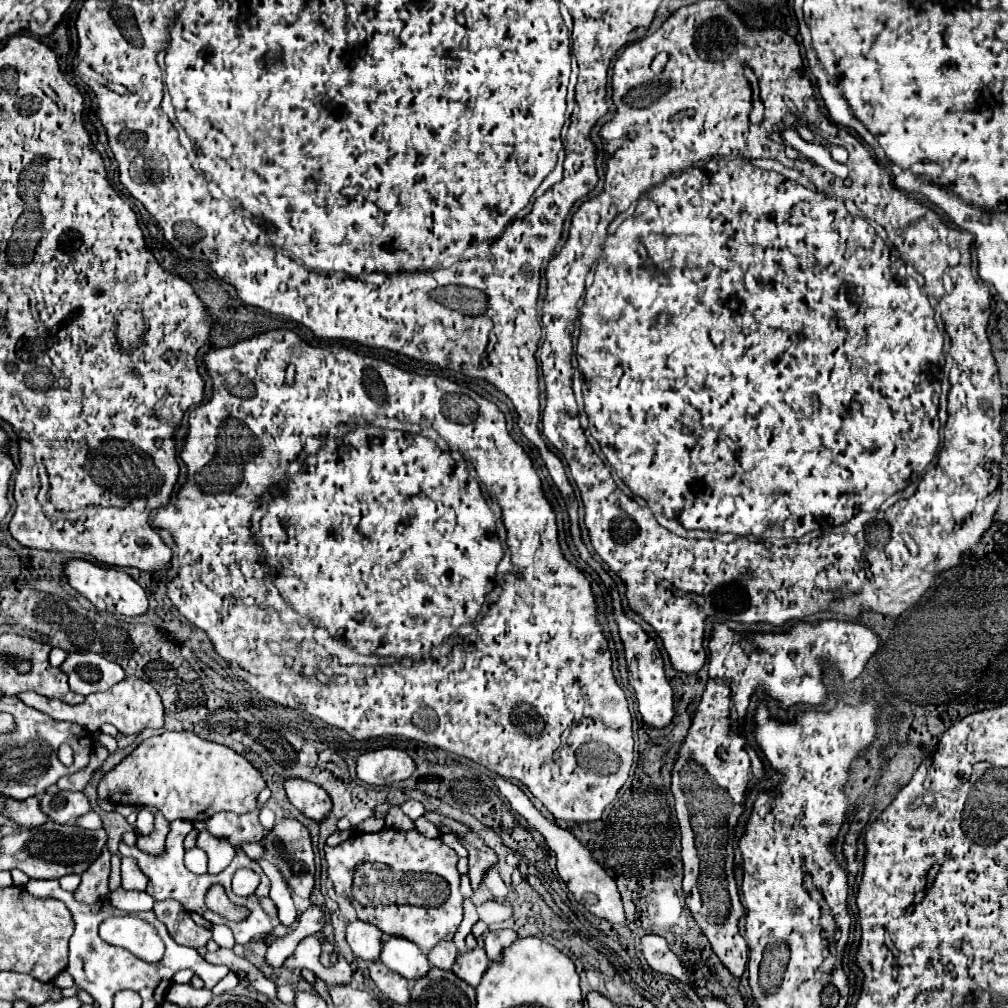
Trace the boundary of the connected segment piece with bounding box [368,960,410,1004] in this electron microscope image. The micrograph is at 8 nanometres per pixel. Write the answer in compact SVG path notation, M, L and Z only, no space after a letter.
M370 960L368 962L368 974L374 980L376 988L384 996L388 996L390 1000L394 1000L398 1004L408 1004L410 990L408 990L408 980L406 978L402 978L400 974L386 968L380 960Z

